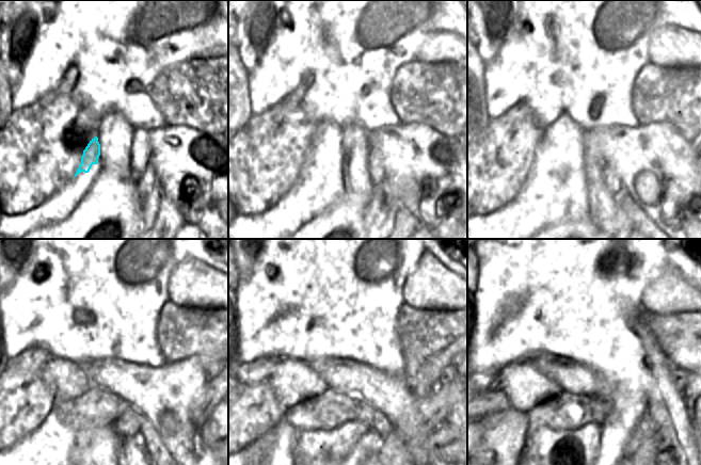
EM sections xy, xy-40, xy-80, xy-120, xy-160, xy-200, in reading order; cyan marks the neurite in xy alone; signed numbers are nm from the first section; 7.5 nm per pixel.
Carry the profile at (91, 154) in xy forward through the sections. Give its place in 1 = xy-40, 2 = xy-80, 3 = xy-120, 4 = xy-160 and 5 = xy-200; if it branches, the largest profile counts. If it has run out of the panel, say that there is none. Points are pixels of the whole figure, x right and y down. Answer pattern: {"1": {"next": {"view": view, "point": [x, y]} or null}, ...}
{"1": {"next": {"view": "xy-40", "point": [325, 147]}}, "2": {"next": {"view": "xy-80", "point": [561, 142]}}, "3": {"next": {"view": "xy-120", "point": [66, 380]}}, "4": {"next": {"view": "xy-160", "point": [293, 381]}}, "5": {"next": {"view": "xy-200", "point": [525, 386]}}}

